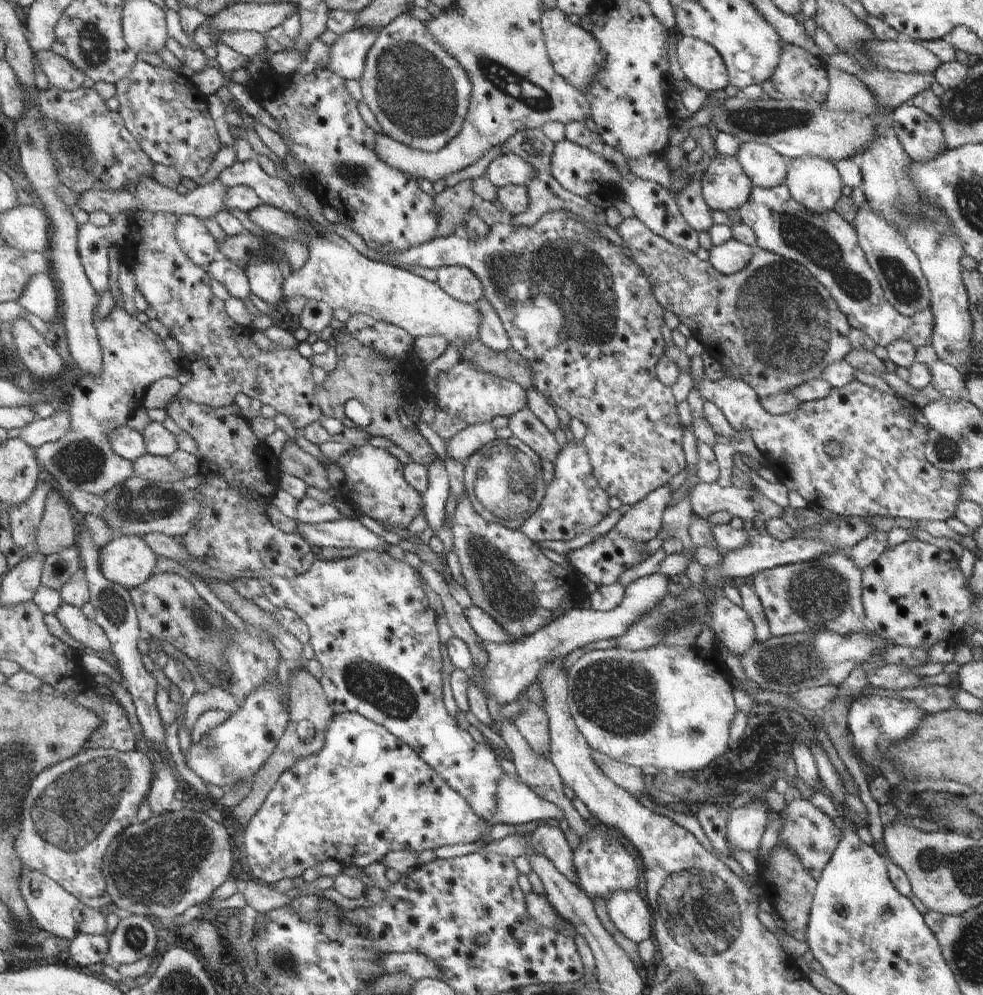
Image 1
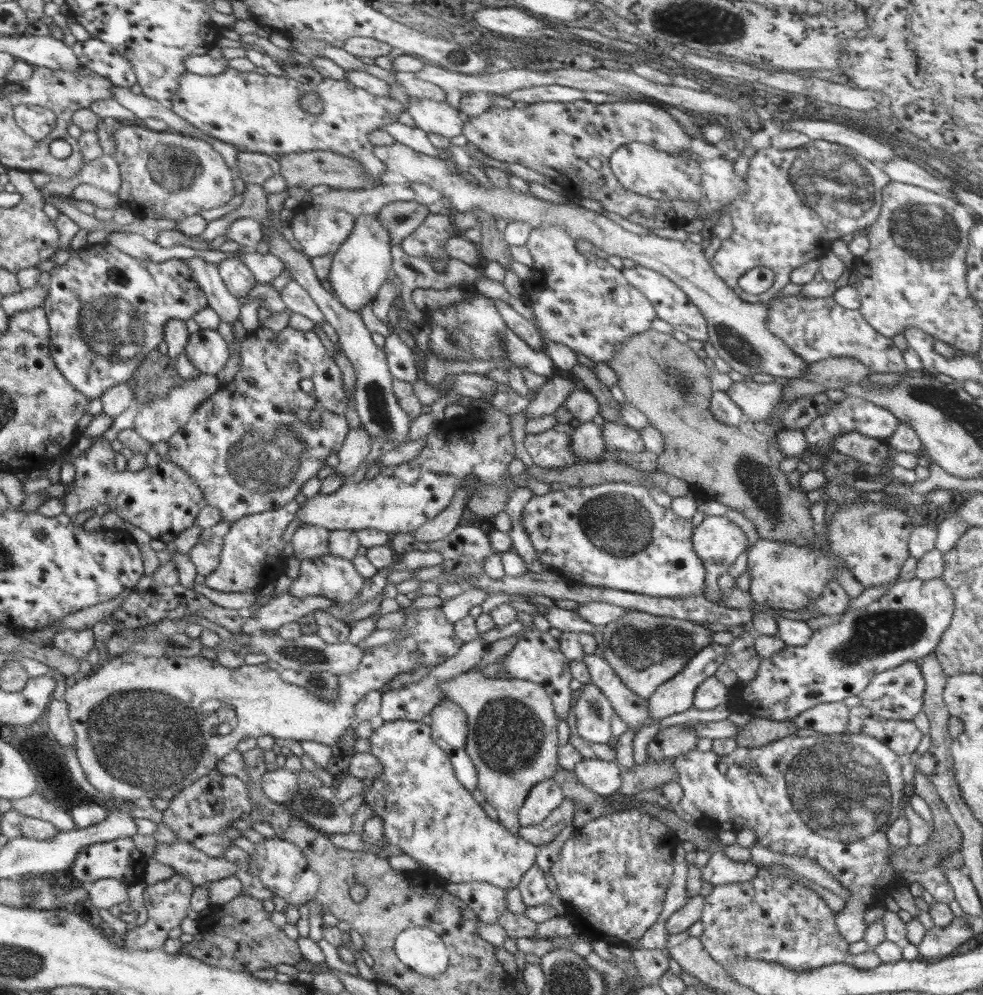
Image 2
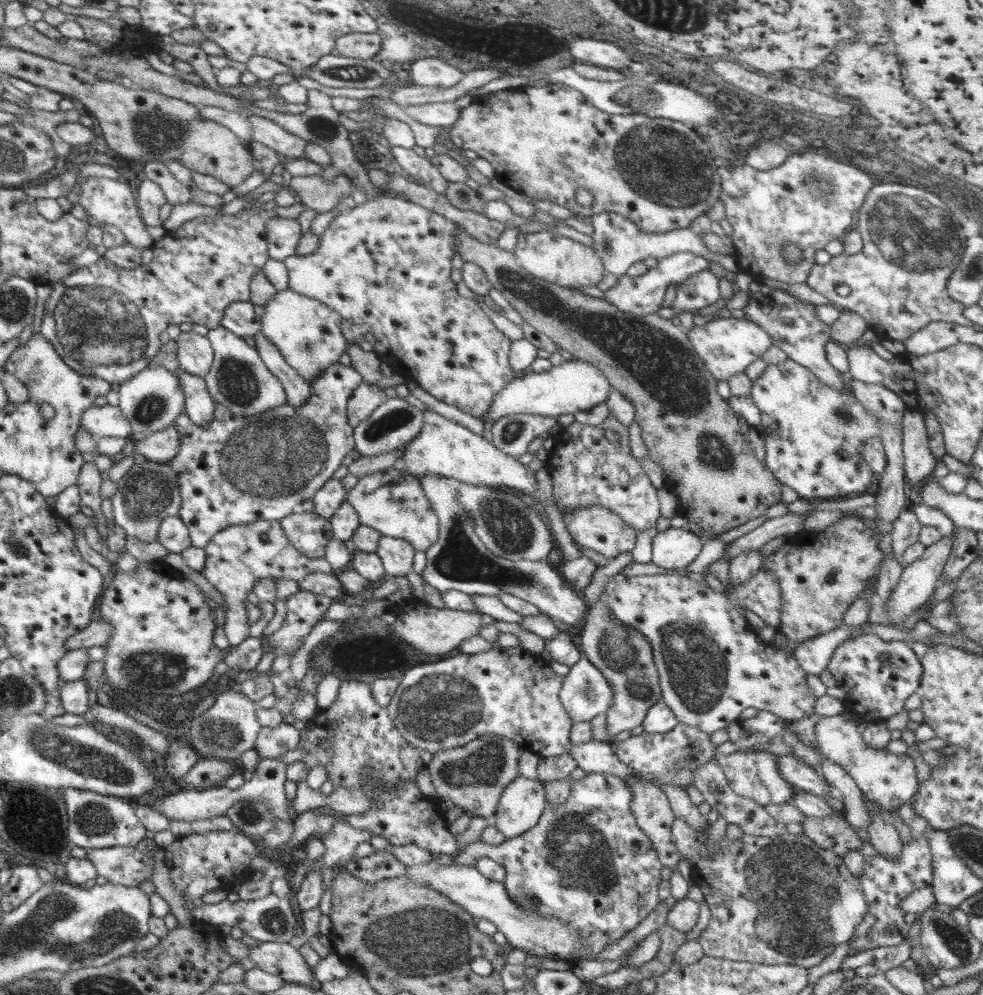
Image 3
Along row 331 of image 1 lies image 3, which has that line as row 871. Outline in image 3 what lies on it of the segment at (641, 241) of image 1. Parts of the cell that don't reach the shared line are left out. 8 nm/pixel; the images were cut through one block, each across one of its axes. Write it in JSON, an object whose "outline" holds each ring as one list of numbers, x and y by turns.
{"outline":[[680,818,675,819,672,827,670,827,670,834,672,834,671,842,673,843,674,851,679,853,682,859,688,860,688,866,690,866,691,870,691,880,702,890,706,904,710,908,711,917,709,924,697,938,706,956,727,958,735,961,768,963,769,965,783,965,784,963,788,963,789,965,803,966,810,969,812,966,818,966,826,956,830,956,838,944,848,942,854,936,856,926,864,920,864,916,868,912,868,903,860,886,859,878,850,873,850,870,843,864,842,857,830,850,825,850,823,847,818,847,804,834,794,835,786,832,769,837,742,833,742,837,739,840,728,840,725,836,720,842,706,844,708,841,708,831,706,827,704,827,704,830,706,830,704,833,696,833,690,827,688,821]]}

